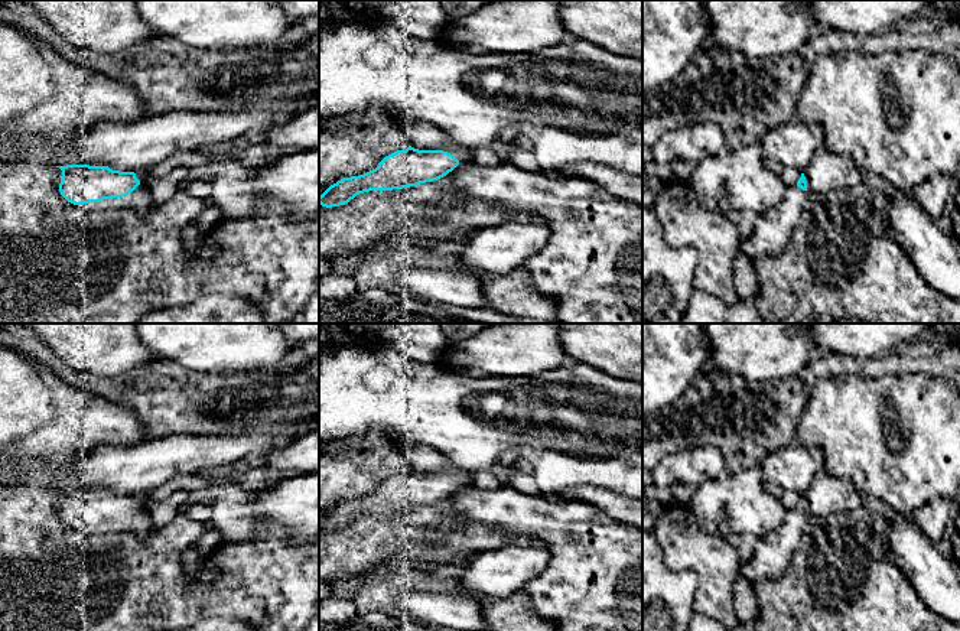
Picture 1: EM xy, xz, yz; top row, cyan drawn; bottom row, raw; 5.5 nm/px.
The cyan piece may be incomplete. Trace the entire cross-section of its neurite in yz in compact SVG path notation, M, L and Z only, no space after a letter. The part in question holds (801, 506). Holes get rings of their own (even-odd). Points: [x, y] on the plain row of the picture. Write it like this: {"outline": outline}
{"outline": "M804 497L795 510L787 510L784 520L767 536L756 539L754 557L742 565L741 575L752 585L758 580L781 578L810 527Z"}

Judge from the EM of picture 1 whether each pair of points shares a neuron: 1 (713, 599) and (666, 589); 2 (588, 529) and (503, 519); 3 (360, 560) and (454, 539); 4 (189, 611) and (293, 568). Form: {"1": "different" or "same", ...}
{"1": "different", "2": "same", "3": "same", "4": "same"}

